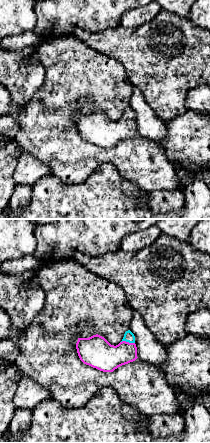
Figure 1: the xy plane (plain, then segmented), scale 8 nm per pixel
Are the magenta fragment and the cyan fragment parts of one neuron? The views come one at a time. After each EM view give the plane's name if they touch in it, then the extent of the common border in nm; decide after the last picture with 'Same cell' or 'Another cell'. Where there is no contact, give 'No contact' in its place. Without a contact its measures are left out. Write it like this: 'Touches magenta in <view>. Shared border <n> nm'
Touches magenta in xy. Shared border 110 nm

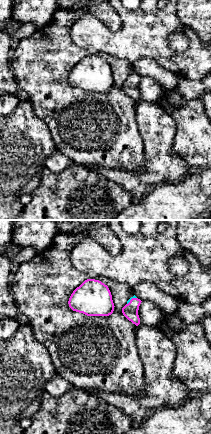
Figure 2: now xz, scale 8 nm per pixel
Touches magenta in xz. Shared border 100 nm

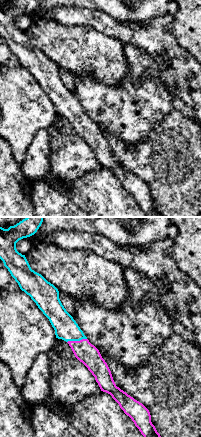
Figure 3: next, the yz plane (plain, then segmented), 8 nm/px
Touches magenta in yz. Shared border 160 nm

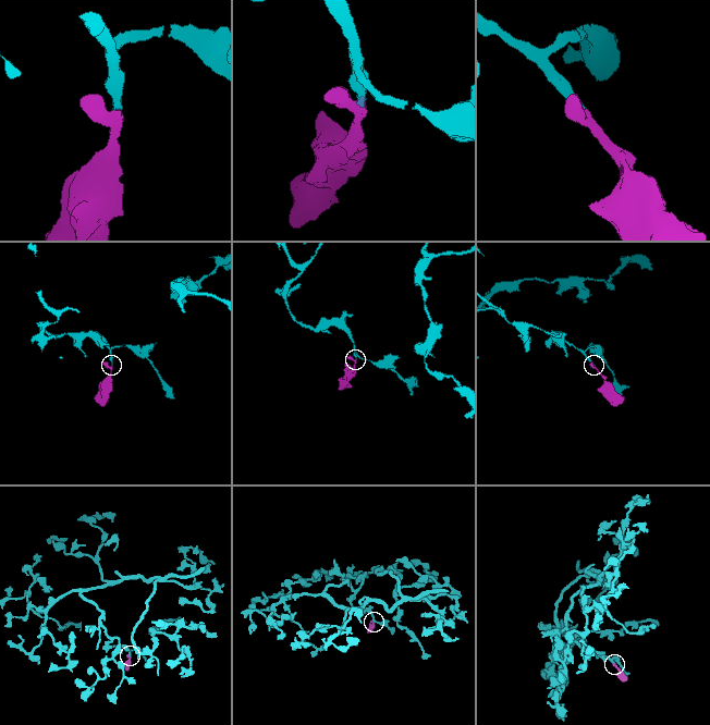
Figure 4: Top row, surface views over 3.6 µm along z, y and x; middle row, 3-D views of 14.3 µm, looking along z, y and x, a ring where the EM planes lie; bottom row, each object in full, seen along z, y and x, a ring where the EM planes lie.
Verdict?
Same cell

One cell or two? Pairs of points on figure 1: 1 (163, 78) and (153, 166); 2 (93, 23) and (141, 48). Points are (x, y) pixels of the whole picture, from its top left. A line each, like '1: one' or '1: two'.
1: two
2: two

